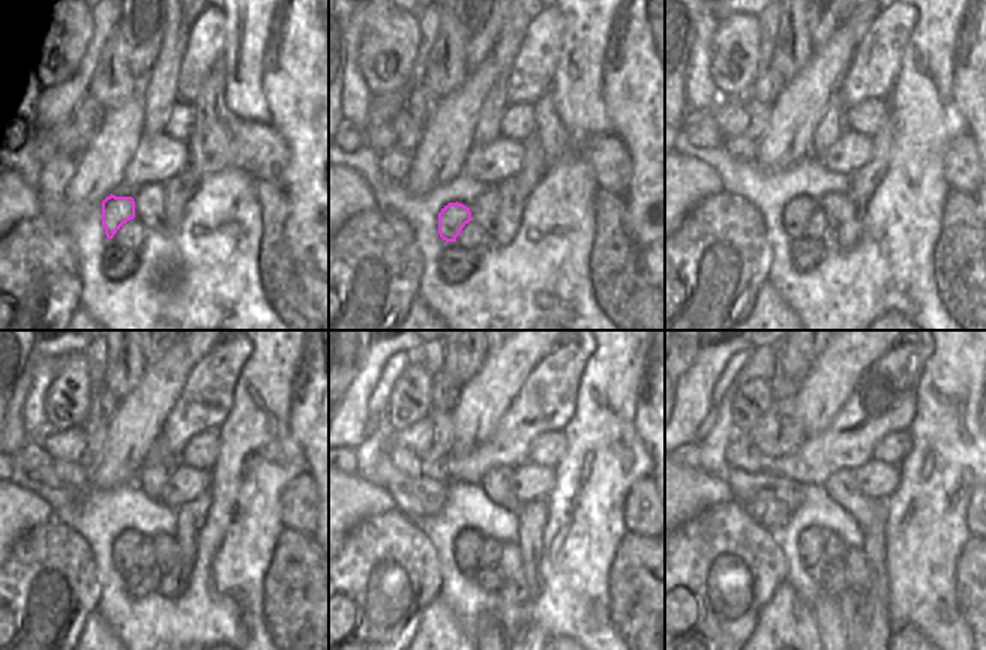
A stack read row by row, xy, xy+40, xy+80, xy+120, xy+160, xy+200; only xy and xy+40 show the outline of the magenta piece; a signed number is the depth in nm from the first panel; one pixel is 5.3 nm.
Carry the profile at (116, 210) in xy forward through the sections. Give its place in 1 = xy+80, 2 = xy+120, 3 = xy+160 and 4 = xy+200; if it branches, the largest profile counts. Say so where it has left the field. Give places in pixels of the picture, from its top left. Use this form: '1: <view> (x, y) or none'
1: xy+80 (796, 218)
2: xy+120 (123, 554)
3: xy+160 (465, 562)
4: xy+200 (803, 553)

